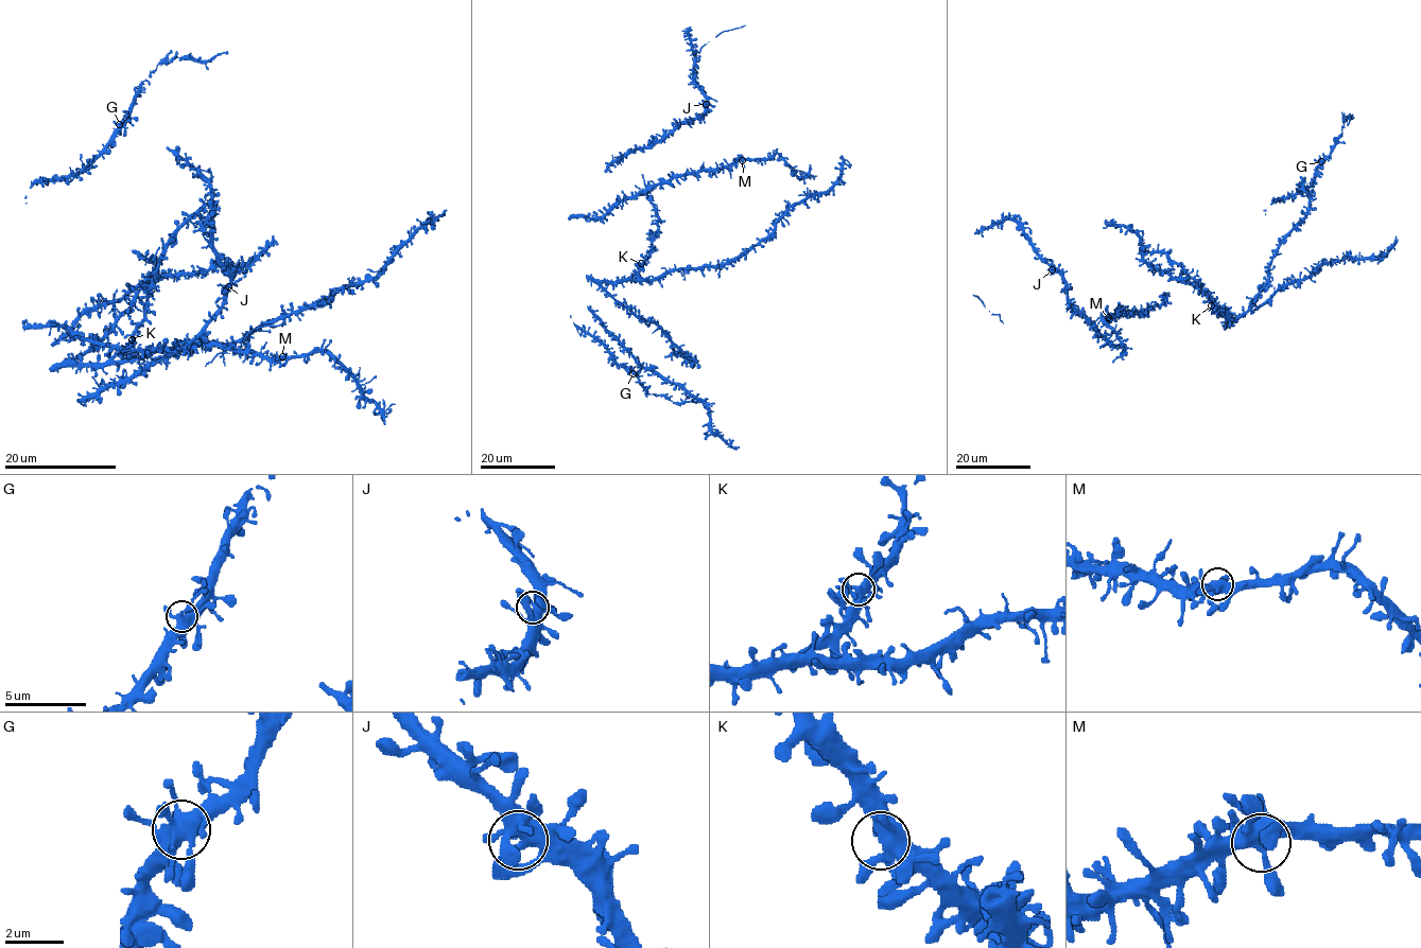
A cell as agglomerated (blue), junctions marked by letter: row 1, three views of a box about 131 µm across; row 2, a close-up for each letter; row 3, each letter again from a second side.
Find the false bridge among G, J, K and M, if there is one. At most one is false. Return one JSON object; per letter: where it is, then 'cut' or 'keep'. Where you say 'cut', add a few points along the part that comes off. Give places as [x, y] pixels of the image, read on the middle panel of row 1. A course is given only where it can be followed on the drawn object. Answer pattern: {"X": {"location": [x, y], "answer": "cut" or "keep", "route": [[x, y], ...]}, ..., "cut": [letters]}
{"G": {"location": [633, 373], "answer": "keep"}, "J": {"location": [706, 104], "answer": "keep"}, "K": {"location": [641, 263], "answer": "keep"}, "M": {"location": [742, 160], "answer": "keep"}, "cut": []}

